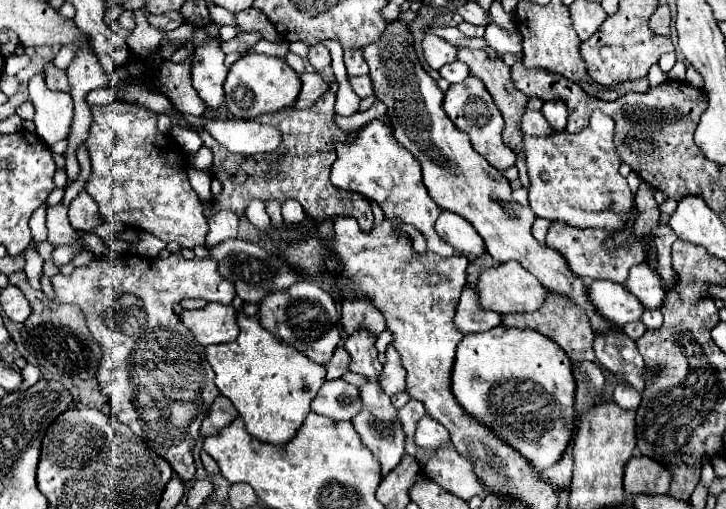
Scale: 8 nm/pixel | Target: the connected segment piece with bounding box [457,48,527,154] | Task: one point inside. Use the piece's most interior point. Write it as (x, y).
(491, 69)

